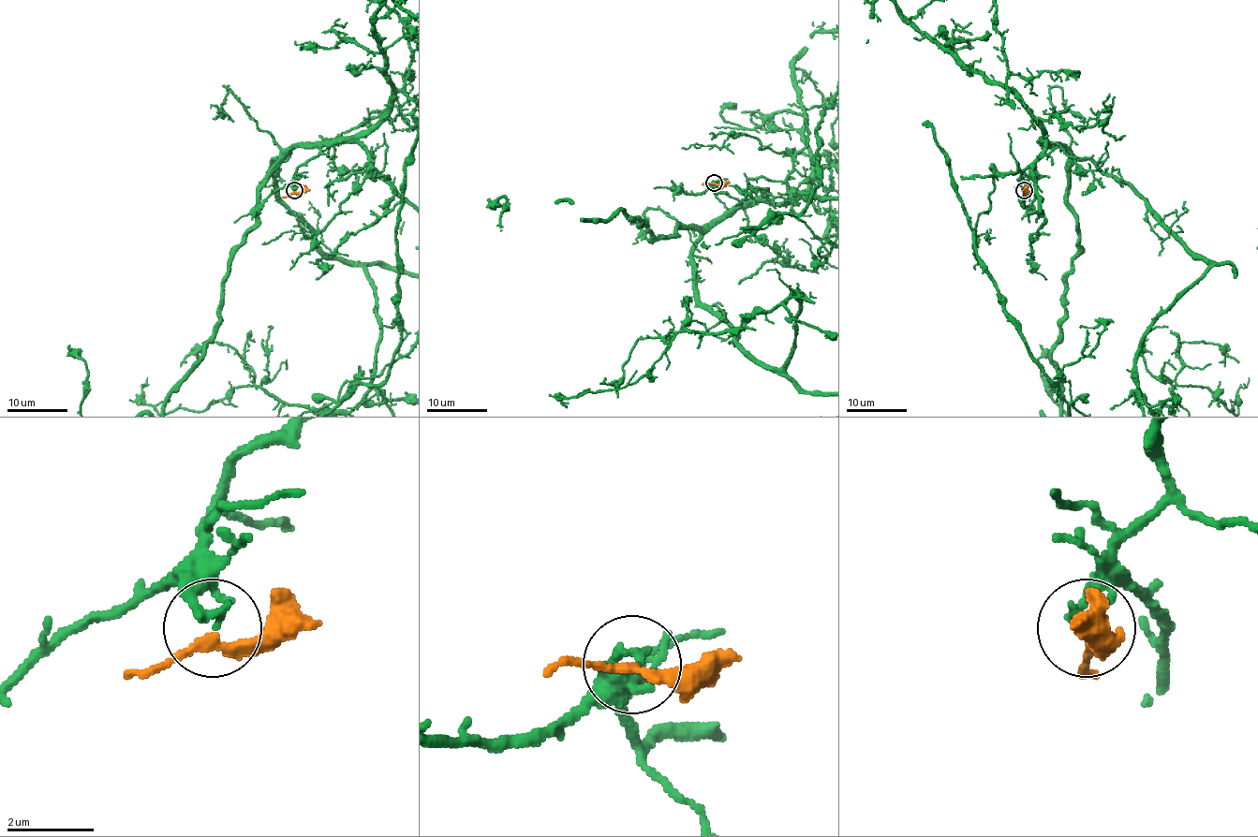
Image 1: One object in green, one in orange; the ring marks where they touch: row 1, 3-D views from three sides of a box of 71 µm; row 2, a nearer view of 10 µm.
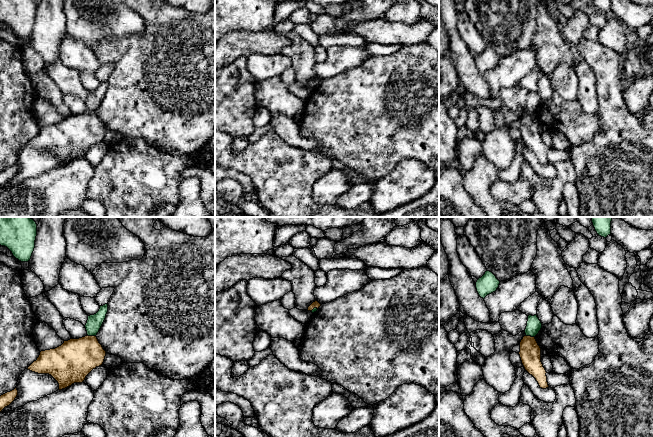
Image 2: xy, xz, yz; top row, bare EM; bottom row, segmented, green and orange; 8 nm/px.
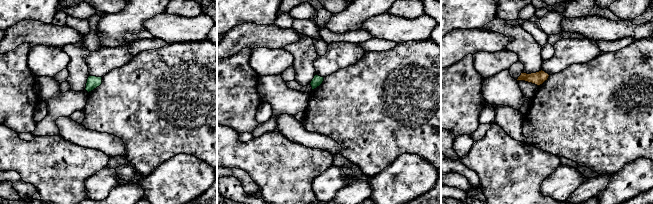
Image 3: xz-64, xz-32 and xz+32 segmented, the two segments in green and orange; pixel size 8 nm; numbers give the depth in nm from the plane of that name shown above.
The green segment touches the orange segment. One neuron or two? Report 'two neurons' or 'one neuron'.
two neurons

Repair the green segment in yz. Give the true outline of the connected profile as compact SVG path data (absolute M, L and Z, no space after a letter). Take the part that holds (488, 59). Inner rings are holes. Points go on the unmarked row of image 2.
M486 47L485 50L477 56L476 65L479 72L484 75L487 71L495 68L499 60L500 57L496 52L492 48Z

